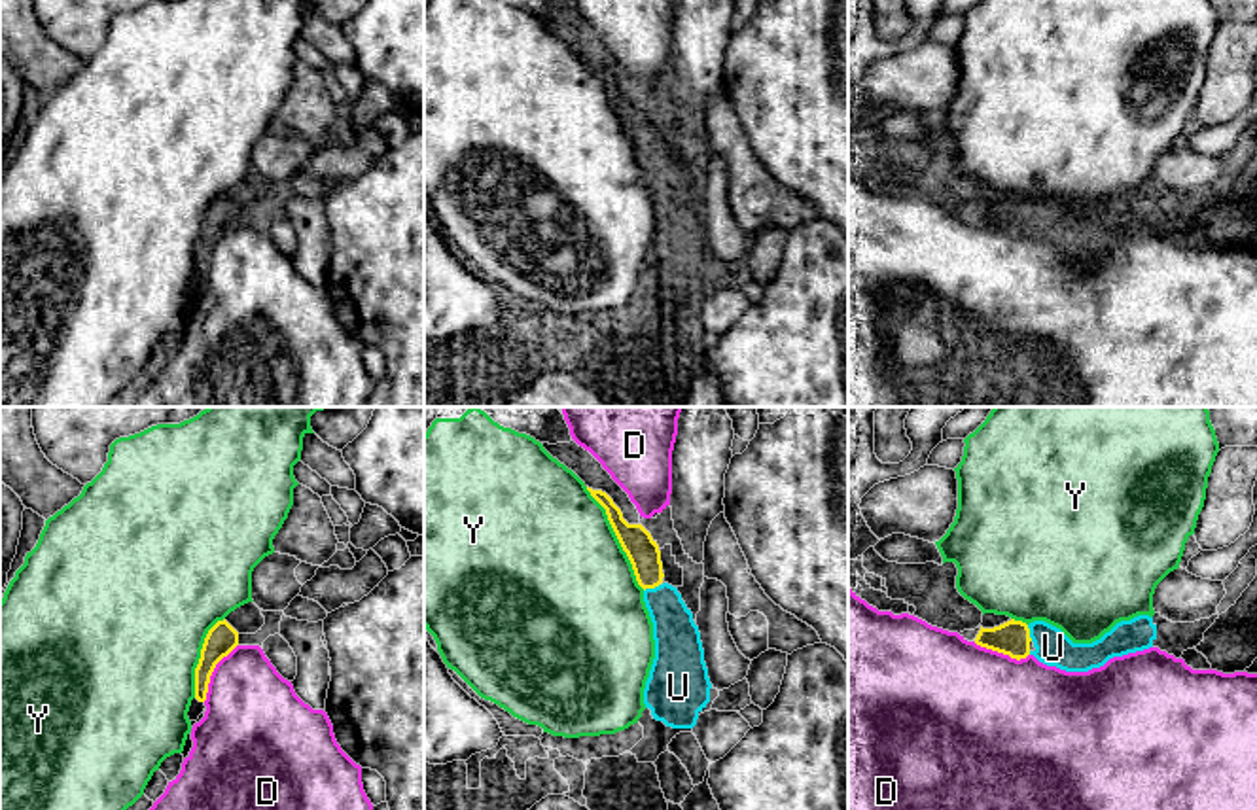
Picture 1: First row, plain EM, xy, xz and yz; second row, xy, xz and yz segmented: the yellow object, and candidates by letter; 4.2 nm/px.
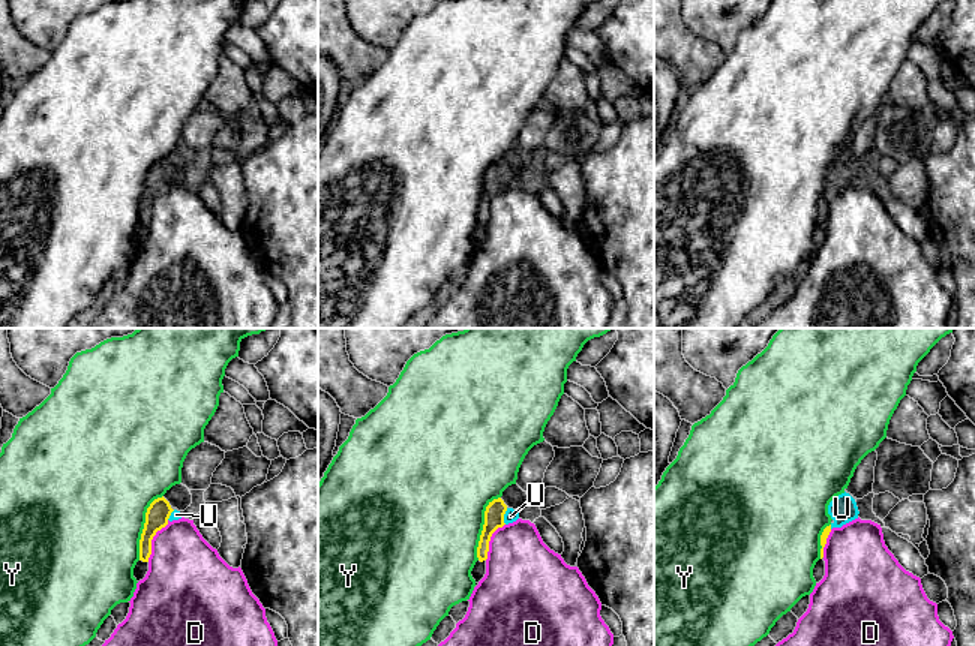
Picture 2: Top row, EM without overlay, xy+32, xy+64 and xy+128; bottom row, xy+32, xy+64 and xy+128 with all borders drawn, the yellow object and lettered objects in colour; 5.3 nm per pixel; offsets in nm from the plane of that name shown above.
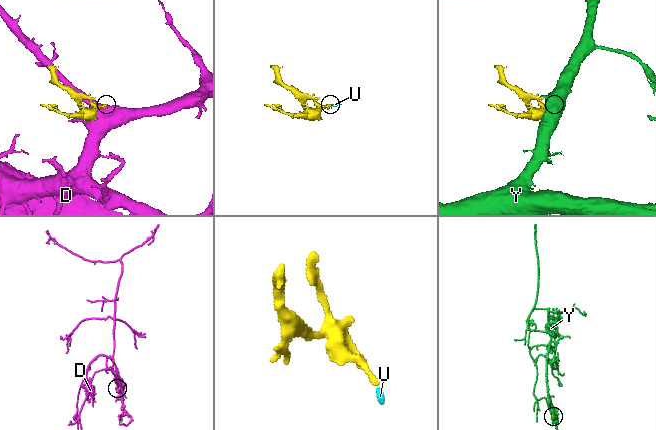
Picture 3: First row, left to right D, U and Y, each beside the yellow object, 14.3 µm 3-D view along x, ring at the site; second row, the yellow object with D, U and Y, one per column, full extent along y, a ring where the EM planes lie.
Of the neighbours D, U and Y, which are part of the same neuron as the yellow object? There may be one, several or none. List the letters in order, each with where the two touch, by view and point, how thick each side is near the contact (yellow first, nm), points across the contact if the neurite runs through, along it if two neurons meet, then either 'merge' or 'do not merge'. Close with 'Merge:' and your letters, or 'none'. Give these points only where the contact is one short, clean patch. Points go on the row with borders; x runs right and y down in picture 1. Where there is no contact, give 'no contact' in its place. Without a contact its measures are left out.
D: meets yellow in xy at (212, 670); 140 nm thick on the yellow side, 400 nm on the other; do not merge
U: meets yellow in xz at (652, 587); 140 nm thick on the yellow side, 190 nm on the other; runs through xz (644, 555), (652, 587), (665, 604), (676, 636); merge
Y: meets yellow in xz at (618, 538); 140 nm thick on the yellow side, 500 nm on the other; do not merge
Merge: U

